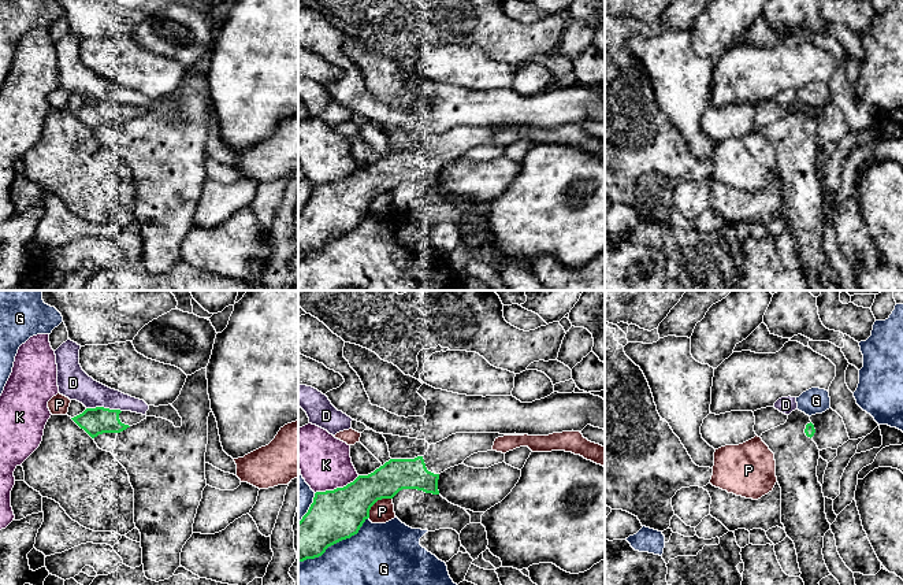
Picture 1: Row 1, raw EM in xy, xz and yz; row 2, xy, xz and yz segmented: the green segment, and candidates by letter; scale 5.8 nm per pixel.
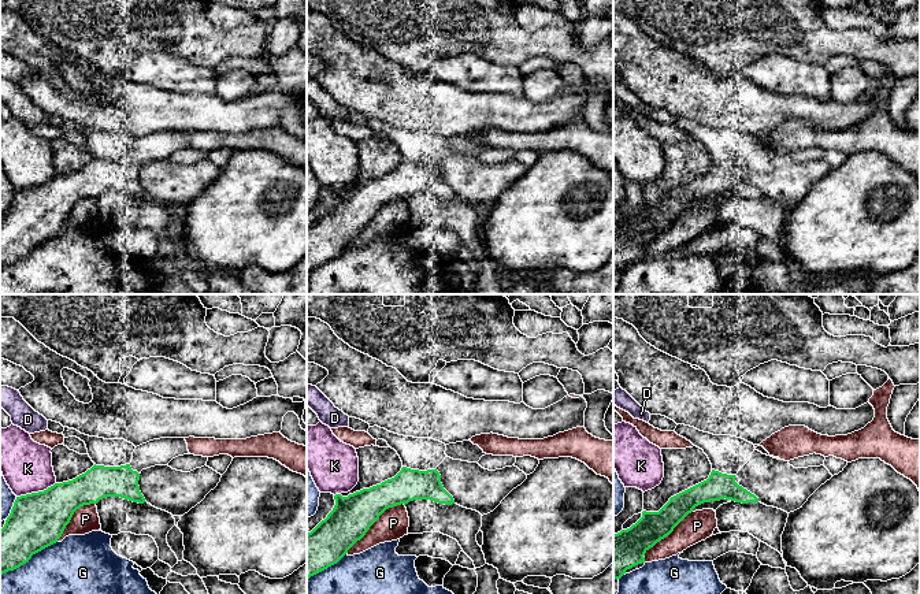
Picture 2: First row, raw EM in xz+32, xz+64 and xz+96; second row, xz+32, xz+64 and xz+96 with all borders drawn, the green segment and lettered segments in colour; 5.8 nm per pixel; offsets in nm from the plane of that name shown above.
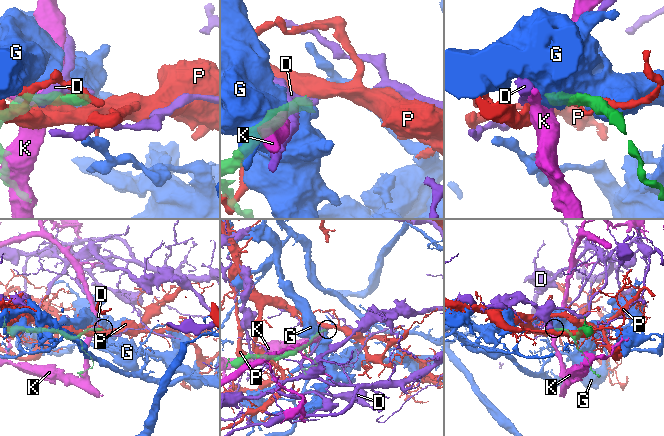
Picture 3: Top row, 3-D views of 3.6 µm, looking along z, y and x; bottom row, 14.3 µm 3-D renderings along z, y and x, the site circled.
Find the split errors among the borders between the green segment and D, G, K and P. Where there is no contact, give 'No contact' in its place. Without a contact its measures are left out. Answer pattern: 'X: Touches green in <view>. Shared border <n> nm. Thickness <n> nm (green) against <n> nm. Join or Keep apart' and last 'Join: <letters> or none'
D: Touches green in xy. Shared border 200 nm. Thickness 160 nm (green) against 180 nm. Keep apart
G: Touches green in xz. Shared border 500 nm. Thickness 300 nm (green) against 340 nm. Keep apart
K: Touches green in xz. Shared border 280 nm. Thickness 300 nm (green) against 300 nm. Keep apart
P: Touches green in xz. Shared border 180 nm. Thickness 300 nm (green) against 140 nm. Keep apart
Join: none

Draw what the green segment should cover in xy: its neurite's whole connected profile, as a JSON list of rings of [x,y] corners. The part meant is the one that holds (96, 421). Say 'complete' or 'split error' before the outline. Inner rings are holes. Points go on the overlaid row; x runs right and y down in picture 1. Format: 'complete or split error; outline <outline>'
split error; outline [[[104,407],[86,408],[82,414],[71,418],[92,438],[103,433],[120,433],[127,427],[146,419],[146,415],[109,410]]]

